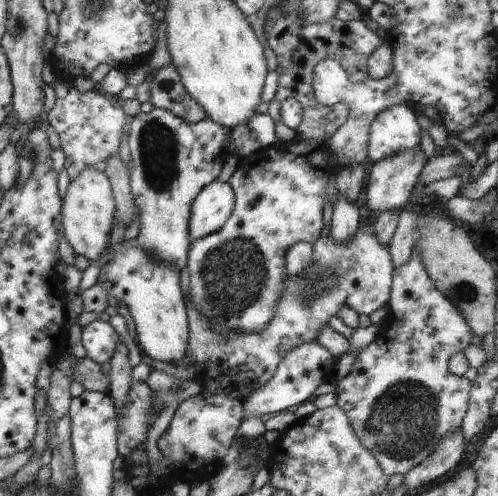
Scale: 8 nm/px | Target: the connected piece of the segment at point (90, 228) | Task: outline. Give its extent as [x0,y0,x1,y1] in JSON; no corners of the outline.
[63,167,118,264]

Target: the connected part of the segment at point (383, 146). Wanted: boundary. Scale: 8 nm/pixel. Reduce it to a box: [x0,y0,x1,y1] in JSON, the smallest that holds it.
[367,104,422,163]

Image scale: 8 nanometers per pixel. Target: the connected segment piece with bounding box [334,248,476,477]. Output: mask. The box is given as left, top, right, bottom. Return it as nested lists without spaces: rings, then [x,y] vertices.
[[[416,248],[406,264],[394,269],[388,309],[389,314],[380,325],[376,340],[359,348],[350,374],[335,381],[334,393],[337,405],[349,418],[360,444],[374,455],[382,470],[390,477],[392,474],[405,475],[427,459],[442,439],[461,431],[472,381],[453,375],[448,370],[447,362],[455,352],[463,352],[470,346],[476,334],[460,311],[430,280]]]

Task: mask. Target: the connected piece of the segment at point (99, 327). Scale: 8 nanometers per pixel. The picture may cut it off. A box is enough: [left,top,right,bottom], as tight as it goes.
[83,319,120,362]

